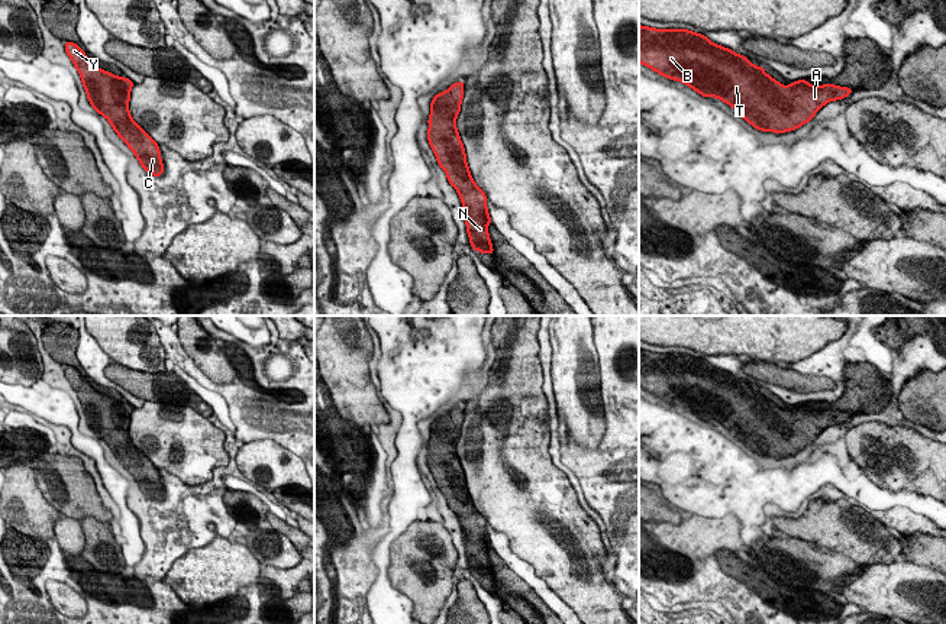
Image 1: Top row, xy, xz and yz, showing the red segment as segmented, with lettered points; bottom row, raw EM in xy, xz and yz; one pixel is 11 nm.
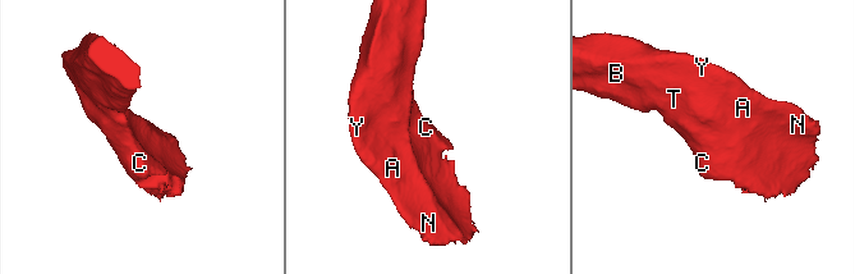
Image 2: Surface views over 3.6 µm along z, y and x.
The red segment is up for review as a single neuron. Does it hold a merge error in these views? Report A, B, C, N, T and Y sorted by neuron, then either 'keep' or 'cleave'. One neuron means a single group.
A B C N T Y; keep

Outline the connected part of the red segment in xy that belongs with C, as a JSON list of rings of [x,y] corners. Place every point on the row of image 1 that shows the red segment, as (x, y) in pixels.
[[[65,42],[65,52],[81,77],[93,109],[109,120],[119,138],[135,153],[141,166],[149,175],[159,177],[164,172],[159,146],[129,111],[133,83],[97,68],[74,42]]]

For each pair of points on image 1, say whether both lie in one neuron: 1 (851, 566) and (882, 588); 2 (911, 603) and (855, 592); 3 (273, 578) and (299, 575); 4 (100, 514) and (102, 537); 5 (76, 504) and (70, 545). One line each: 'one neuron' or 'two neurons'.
1: two neurons
2: one neuron
3: one neuron
4: two neurons
5: two neurons

